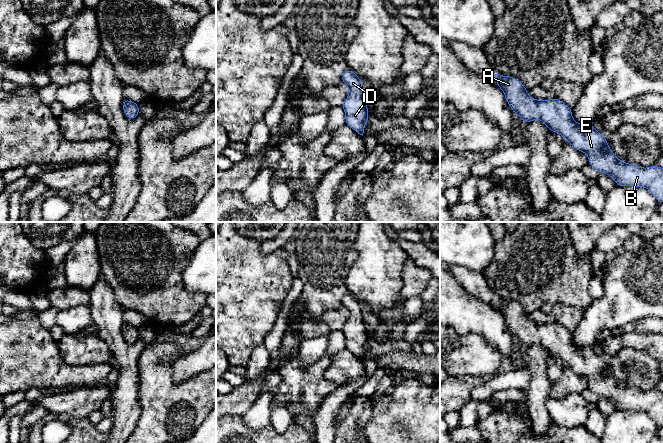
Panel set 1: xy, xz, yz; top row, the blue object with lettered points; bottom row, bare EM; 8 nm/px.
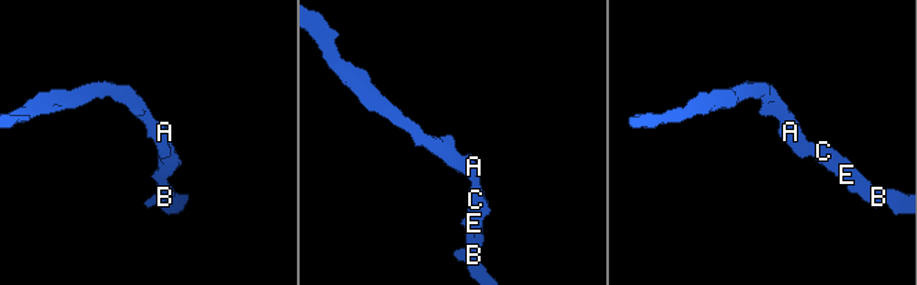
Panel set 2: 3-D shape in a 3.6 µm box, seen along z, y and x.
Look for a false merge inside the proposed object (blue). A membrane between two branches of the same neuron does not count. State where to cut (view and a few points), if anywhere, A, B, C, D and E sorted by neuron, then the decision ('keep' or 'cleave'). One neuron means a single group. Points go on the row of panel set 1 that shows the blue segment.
no cut | A B C D E | keep

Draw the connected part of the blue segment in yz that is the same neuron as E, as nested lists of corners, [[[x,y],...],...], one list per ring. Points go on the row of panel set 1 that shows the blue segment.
[[[495,74],[496,86],[500,87],[505,95],[508,105],[514,113],[526,123],[540,119],[550,130],[559,133],[563,139],[569,142],[576,150],[588,155],[589,164],[600,173],[610,175],[616,186],[634,186],[647,188],[656,198],[658,203],[663,202],[663,168],[653,165],[642,168],[636,165],[620,161],[612,152],[608,141],[597,132],[592,123],[578,124],[572,118],[572,108],[565,105],[556,97],[549,100],[535,100],[528,95],[528,90],[516,78]]]

